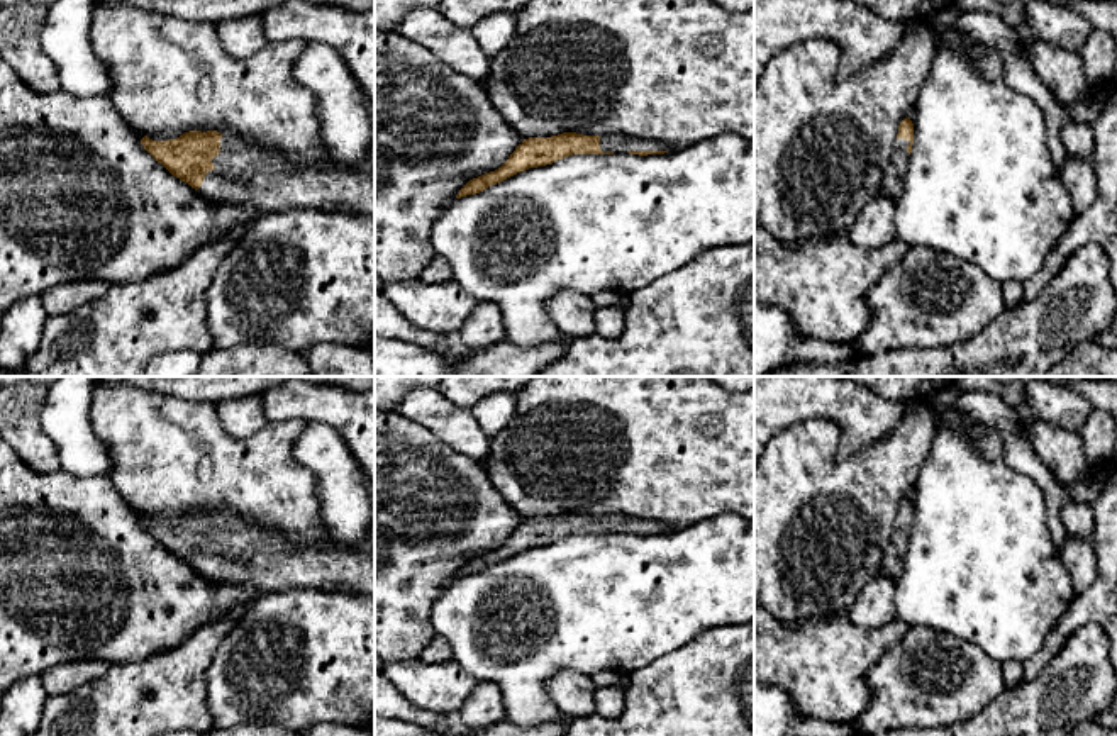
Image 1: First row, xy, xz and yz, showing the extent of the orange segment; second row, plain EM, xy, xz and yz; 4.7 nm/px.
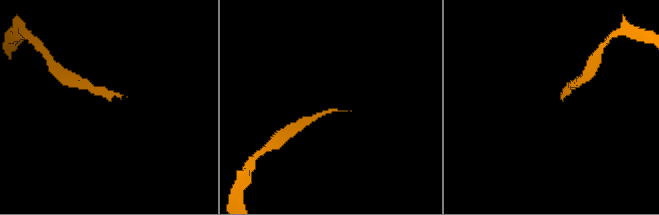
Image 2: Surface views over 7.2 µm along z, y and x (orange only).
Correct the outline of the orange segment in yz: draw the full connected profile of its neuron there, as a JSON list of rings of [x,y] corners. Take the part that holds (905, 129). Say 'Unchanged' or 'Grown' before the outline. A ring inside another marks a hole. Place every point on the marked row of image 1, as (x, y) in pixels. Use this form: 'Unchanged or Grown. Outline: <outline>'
Grown. Outline: [[[910,117],[903,119],[898,125],[897,141],[892,151],[892,163],[883,173],[883,190],[888,198],[900,200],[903,193],[903,175],[910,159],[914,144],[914,124]]]

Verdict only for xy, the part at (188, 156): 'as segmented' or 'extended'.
extended

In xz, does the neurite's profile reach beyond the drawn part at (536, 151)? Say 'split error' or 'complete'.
split error

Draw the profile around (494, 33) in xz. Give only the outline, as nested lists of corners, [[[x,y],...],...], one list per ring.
[[[493,14],[483,20],[480,20],[471,34],[481,46],[481,51],[493,58],[498,54],[505,44],[510,41],[517,27],[515,14]]]

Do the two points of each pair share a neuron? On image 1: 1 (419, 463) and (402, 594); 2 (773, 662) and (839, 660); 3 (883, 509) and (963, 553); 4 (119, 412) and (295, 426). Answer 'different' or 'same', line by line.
1: same
2: same
3: different
4: same

